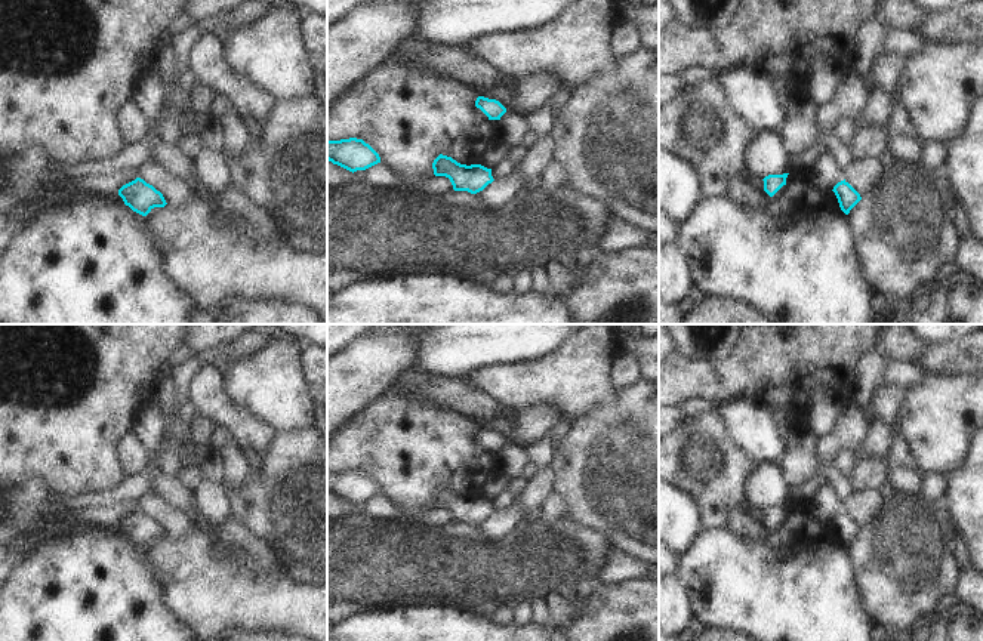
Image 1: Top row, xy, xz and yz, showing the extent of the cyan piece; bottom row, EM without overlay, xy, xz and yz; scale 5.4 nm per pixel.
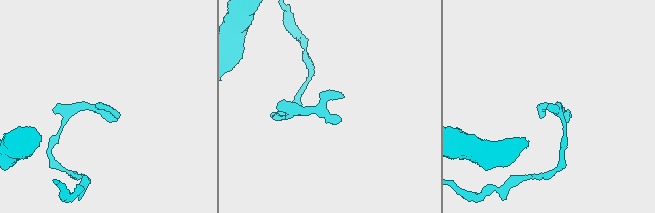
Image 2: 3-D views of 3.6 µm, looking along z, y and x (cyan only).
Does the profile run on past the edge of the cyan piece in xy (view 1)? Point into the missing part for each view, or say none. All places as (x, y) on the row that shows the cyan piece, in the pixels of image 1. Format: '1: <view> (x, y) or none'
1: none

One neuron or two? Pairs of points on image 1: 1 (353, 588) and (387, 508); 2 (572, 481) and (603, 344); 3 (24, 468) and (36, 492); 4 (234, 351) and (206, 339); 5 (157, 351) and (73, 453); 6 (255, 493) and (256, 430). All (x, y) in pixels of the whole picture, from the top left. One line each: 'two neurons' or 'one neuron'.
1: two neurons
2: one neuron
3: two neurons
4: two neurons
5: one neuron
6: two neurons

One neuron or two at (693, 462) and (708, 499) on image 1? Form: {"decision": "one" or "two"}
{"decision": "one"}

